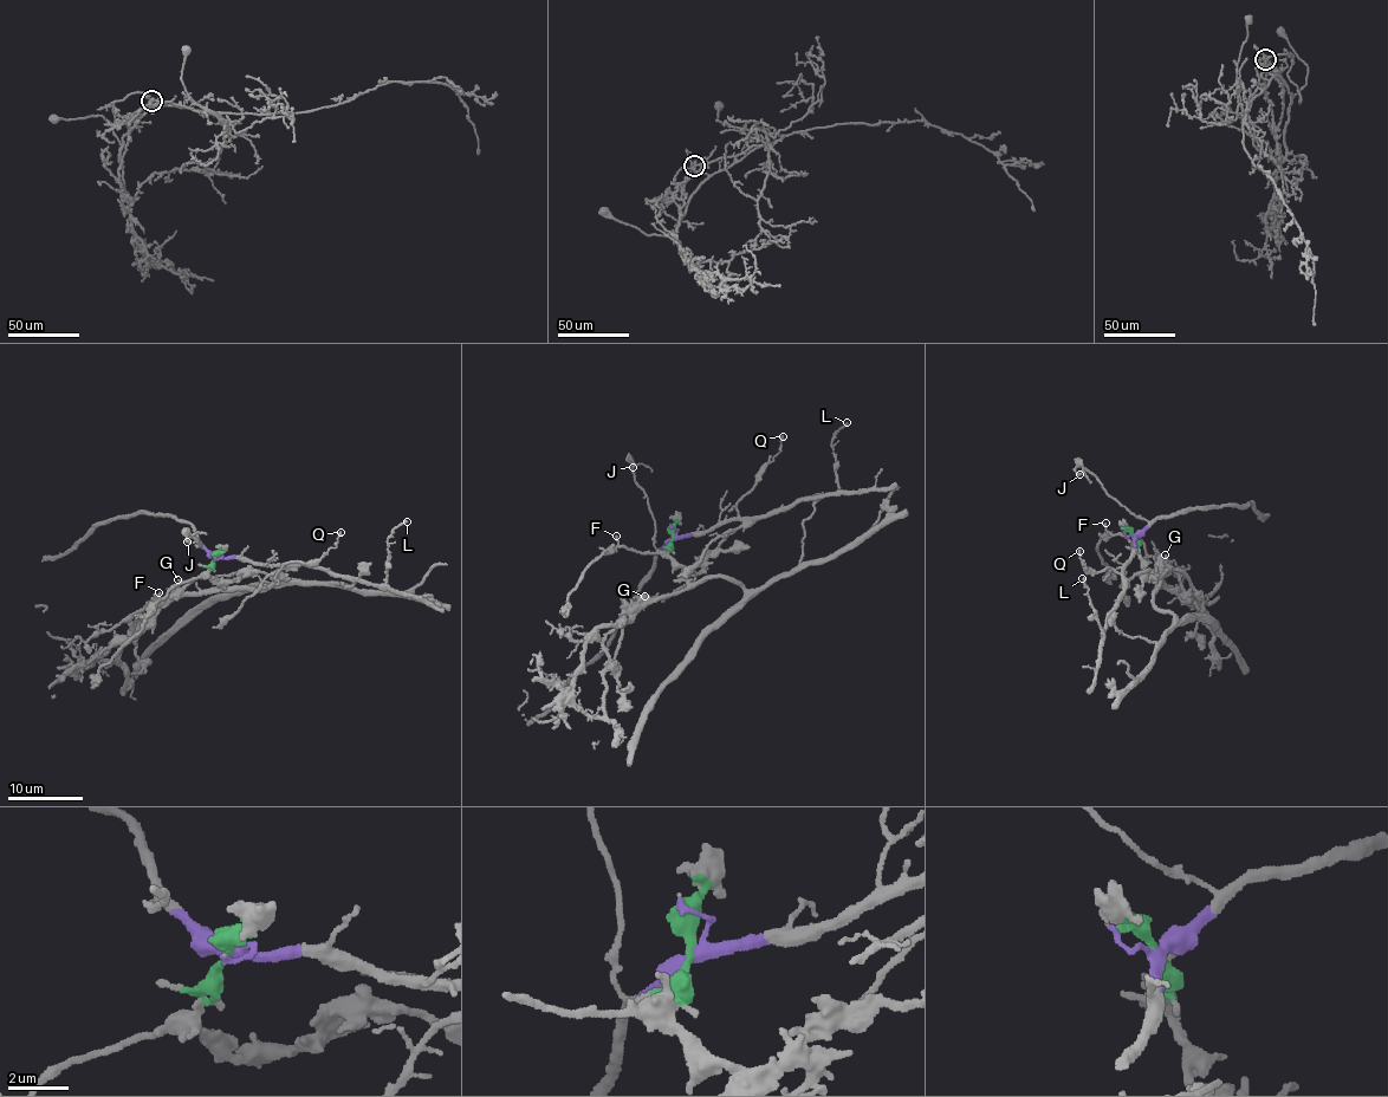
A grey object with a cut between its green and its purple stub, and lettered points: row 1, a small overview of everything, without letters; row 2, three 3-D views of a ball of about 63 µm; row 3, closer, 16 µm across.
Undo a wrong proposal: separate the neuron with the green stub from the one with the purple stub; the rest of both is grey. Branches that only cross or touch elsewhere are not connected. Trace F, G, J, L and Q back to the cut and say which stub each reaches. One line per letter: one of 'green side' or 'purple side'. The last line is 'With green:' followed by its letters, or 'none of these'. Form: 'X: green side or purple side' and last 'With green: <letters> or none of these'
F: green side
G: green side
J: purple side
L: purple side
Q: purple side
With green: F, G

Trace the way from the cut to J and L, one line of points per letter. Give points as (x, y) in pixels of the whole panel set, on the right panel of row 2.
J: (1135, 536), (1146, 526), (1143, 518), (1120, 505), (1094, 475), (1078, 466), (1075, 469), (1081, 475)
L: (1135, 536), (1136, 553), (1126, 562), (1122, 572), (1124, 592), (1108, 620), (1102, 640), (1102, 629), (1082, 578)

